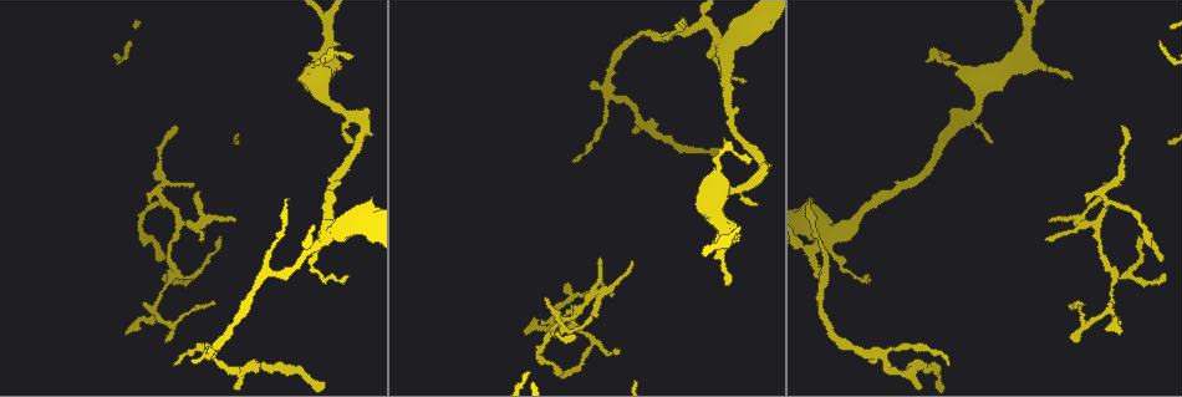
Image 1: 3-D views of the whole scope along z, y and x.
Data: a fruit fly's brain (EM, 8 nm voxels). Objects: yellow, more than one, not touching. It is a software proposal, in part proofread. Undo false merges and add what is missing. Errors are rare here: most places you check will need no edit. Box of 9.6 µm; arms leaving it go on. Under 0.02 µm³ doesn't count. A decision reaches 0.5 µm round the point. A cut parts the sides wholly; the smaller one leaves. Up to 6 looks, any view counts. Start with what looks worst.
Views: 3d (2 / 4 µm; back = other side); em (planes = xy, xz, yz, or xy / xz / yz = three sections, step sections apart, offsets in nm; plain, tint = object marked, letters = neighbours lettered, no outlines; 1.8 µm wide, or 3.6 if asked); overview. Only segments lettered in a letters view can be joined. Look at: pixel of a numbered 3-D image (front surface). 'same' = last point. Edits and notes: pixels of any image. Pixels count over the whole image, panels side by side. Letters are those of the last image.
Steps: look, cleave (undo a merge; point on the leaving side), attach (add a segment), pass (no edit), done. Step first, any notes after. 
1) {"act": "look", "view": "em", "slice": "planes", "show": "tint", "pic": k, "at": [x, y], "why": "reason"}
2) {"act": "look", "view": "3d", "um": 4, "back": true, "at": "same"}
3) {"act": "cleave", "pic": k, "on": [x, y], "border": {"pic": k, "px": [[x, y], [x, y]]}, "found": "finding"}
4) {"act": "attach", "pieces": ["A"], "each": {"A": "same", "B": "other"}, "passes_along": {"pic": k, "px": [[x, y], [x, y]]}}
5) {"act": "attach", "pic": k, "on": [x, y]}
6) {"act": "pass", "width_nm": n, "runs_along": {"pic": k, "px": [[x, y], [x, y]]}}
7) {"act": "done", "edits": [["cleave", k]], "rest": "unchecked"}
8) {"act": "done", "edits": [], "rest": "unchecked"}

{"act": "look", "view": "3d", "um": 4, "pic": 1, "at": [882, 355], "why": "abrupt turn"}

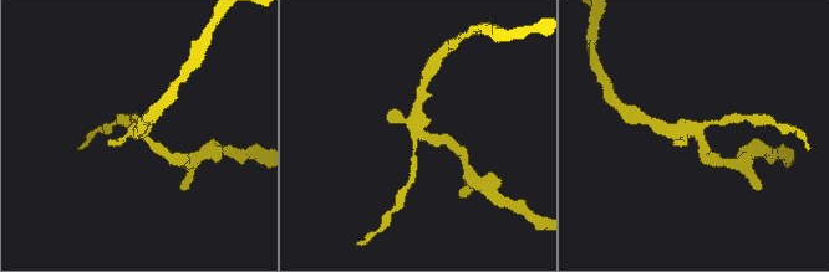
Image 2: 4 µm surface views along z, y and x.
{"act": "look", "view": "em", "slice": "planes", "show": "letters", "pic": 2, "at": [139, 133], "why": "need the tissue"}

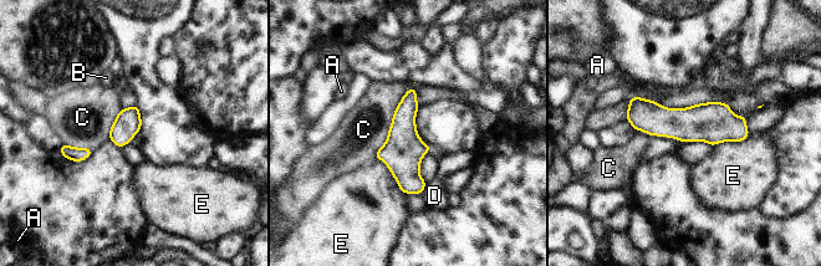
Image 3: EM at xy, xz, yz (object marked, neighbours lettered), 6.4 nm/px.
{"act": "pass", "each": {"A": "other", "B": "other", "C": "other", "D": "other", "E": "other"}, "border": {"pic": 3, "px": [[413, 87], [375, 157]]}, "found": "continuous, no second neuron"}

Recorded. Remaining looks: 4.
{"act": "look", "view": "em", "slice": "planes", "show": "letters", "pic": 1, "at": [1049, 220], "why": "free end"}

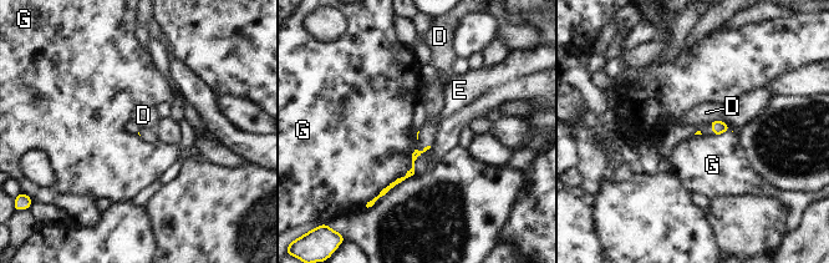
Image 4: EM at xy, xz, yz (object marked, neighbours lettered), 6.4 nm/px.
{"act": "attach", "pieces": ["E"], "each": {"D": "other", "E": "same", "G": "other"}, "passes_along": {"pic": 4, "px": [[718, 127], [712, 129], [706, 130]]}, "found": "it goes on there"}

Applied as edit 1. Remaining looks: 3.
{"act": "look", "view": "overview"}

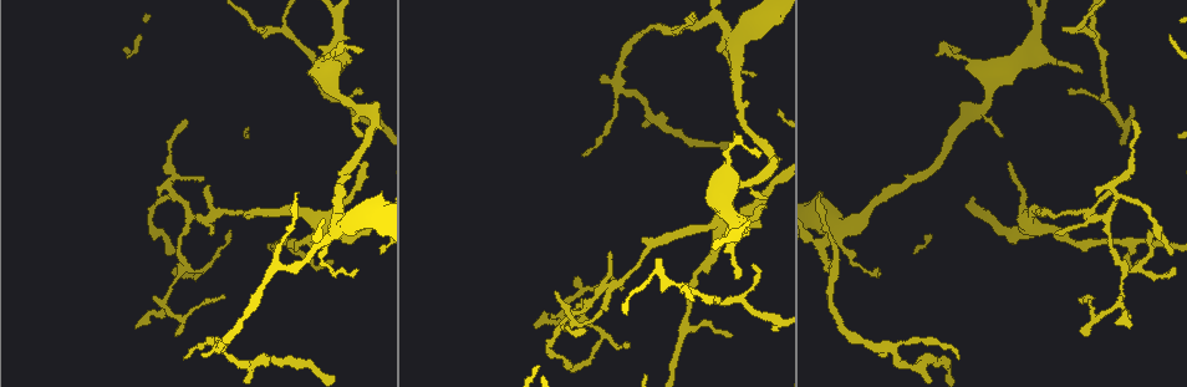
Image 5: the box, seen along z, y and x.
{"act": "look", "view": "3d", "um": 2, "pic": 5, "at": [584, 329], "why": "an open end"}

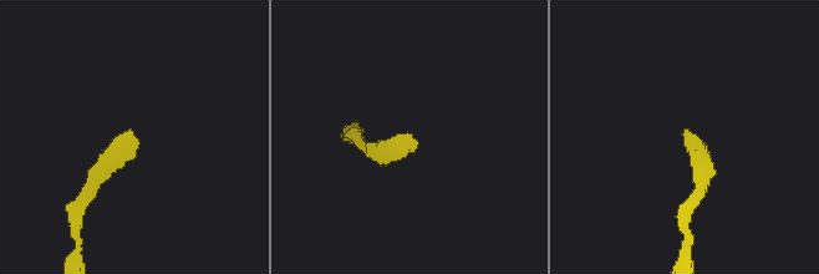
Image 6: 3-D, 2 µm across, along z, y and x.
{"act": "look", "view": "em", "slice": "xz", "step": 16, "show": "letters", "pic": 6, "at": [407, 133], "why": "need the tissue"}

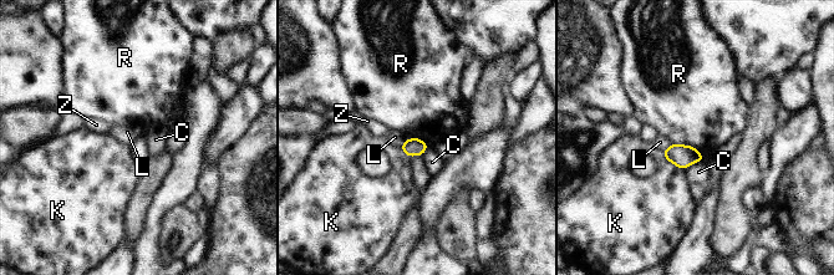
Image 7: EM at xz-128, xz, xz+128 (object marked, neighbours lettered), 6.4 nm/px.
{"act": "pass", "longest_contact_nm": ["R", 240], "each": {"C": "other", "K": "other", "L": "other", "R": "other", "Z": "other"}, "border": {"pic": 7, "px": [[671, 143], [691, 144], [705, 156]]}, "found": "no lettered segment goes on from it"}

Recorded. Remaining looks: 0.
{"act": "done", "edits": [["attach", 4]], "rest": "unchecked"}

